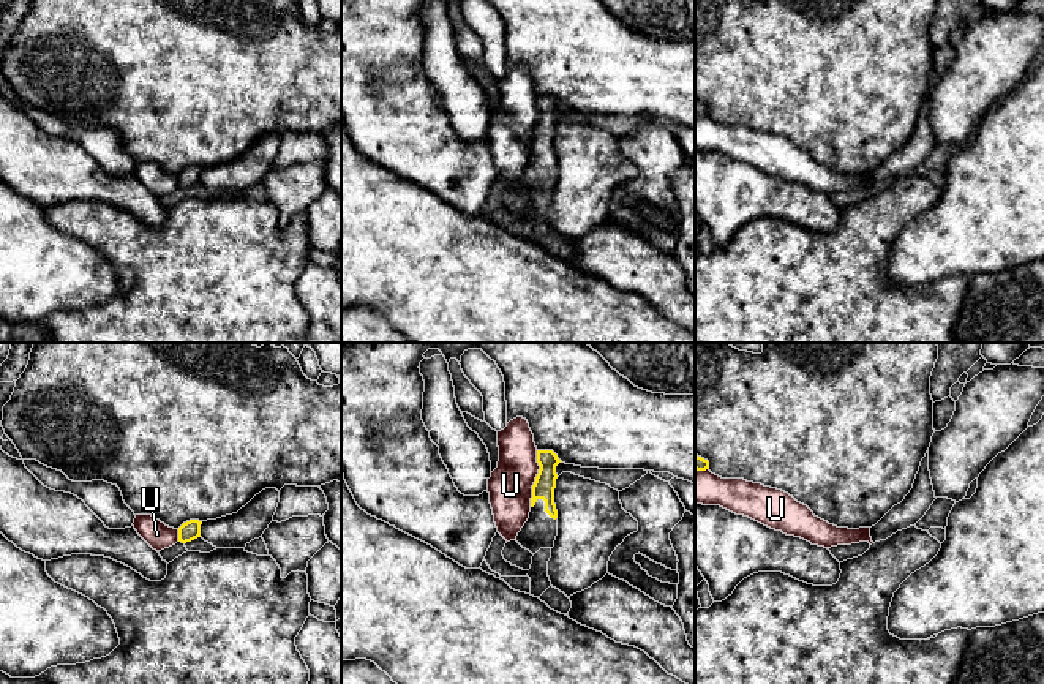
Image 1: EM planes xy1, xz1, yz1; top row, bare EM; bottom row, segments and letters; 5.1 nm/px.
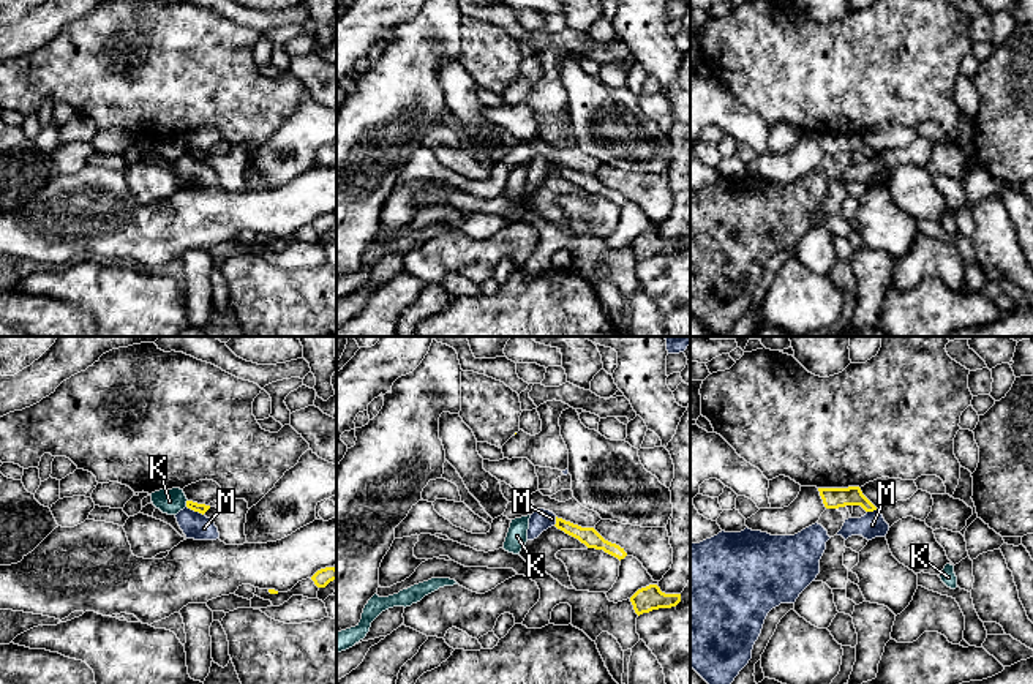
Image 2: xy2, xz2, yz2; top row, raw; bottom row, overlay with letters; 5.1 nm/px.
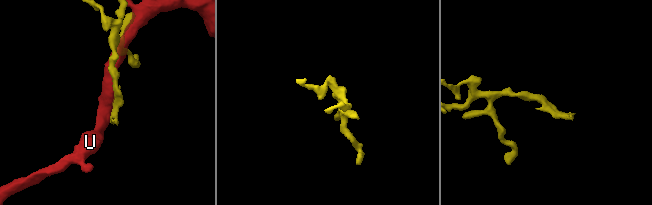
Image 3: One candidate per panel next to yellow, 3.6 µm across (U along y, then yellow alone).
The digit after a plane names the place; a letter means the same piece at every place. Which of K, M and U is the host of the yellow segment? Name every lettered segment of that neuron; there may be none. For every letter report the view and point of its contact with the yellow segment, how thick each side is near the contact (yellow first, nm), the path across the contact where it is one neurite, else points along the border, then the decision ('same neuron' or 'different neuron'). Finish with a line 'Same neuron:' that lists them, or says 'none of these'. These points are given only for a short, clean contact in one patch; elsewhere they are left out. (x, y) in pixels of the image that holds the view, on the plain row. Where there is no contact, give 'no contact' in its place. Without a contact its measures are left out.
K: meets yellow in xy2 at (187, 149); 50 nm thick on the yellow side, 130 nm on the other; different neuron
M: meets yellow in xy2 at (195, 157); 50 nm thick on the yellow side, 140 nm on the other; border along xy2 (187, 152), (202, 161); different neuron
U: meets yellow in xz1 at (536, 125); 110 nm thick on the yellow side, 220 nm on the other; different neuron
Same neuron: none of these

